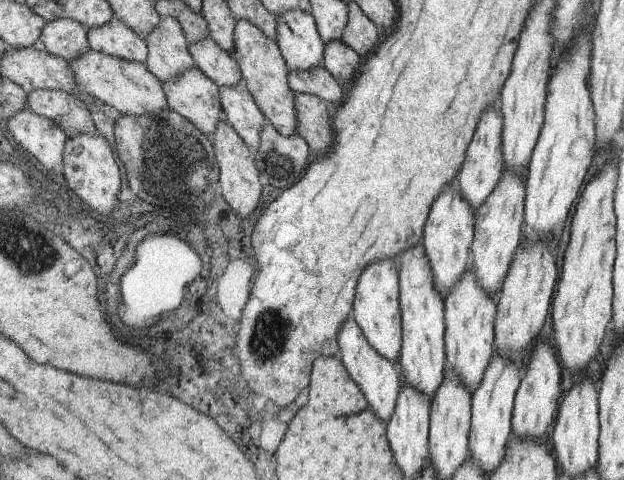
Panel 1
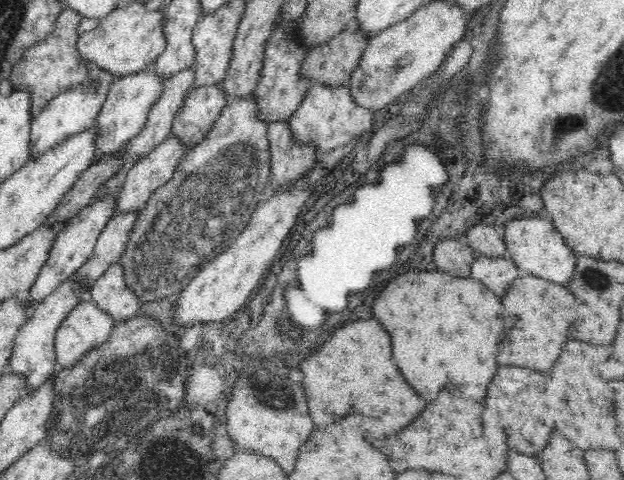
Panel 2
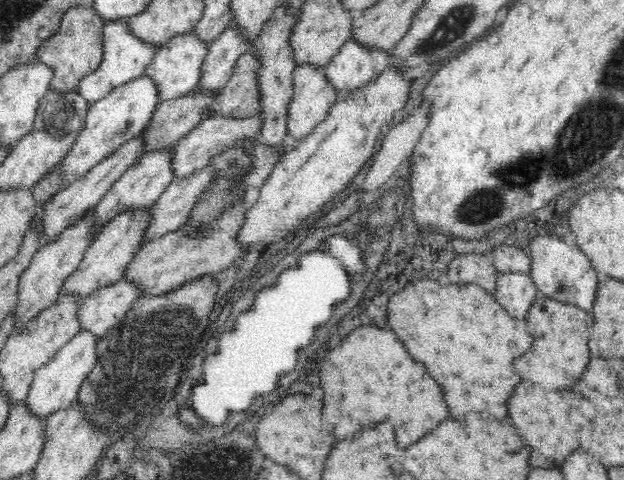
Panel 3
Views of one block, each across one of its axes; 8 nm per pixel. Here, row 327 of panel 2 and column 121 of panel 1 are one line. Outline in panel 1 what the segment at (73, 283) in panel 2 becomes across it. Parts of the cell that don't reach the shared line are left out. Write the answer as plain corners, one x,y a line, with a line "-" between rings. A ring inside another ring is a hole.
115,16
107,24
87,30
89,48
130,62
144,63
147,42

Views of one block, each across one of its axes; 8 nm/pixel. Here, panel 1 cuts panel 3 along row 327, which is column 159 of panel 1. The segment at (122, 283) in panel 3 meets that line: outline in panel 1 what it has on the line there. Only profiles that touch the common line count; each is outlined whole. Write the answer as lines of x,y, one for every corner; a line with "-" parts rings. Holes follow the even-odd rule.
89,49
86,54
72,58
68,64
71,64
74,82
80,92
90,94
95,100
109,104
121,114
146,116
146,114
160,114
170,109
163,83
148,70
145,63
130,62
130,60
122,60
122,58

